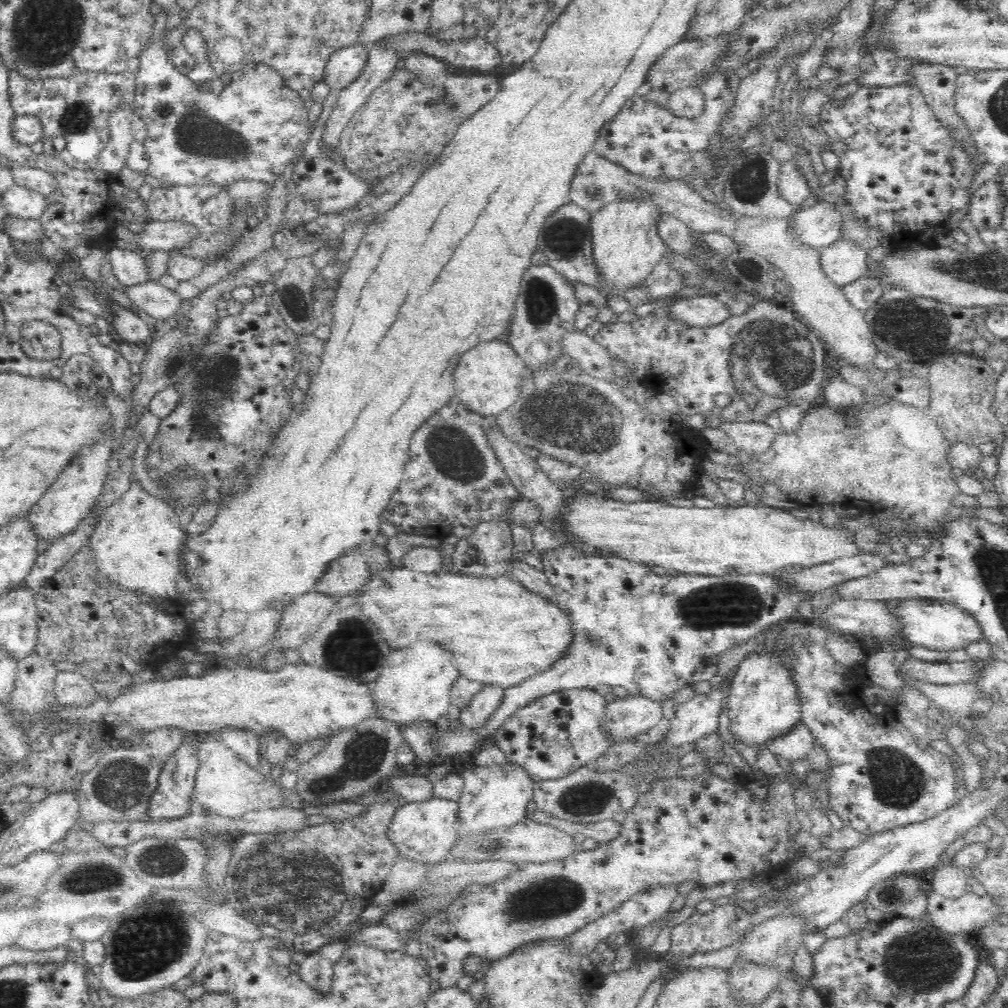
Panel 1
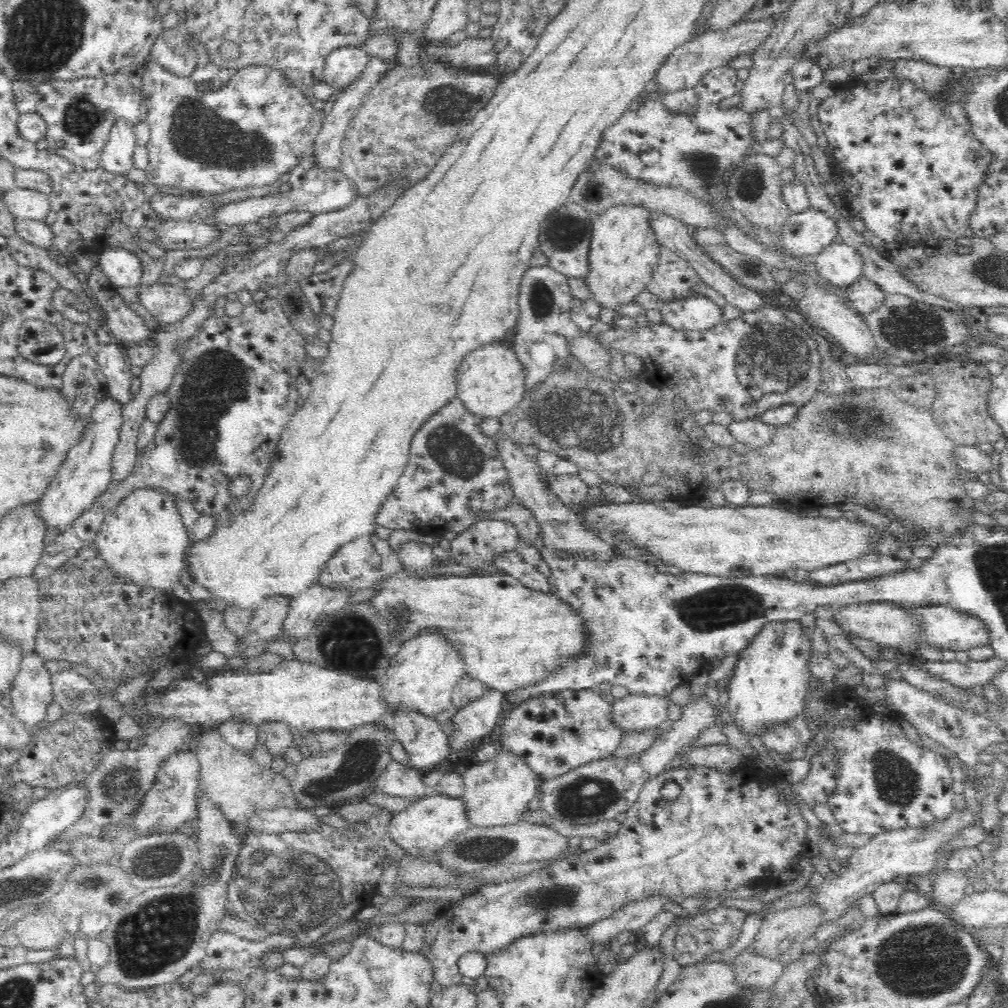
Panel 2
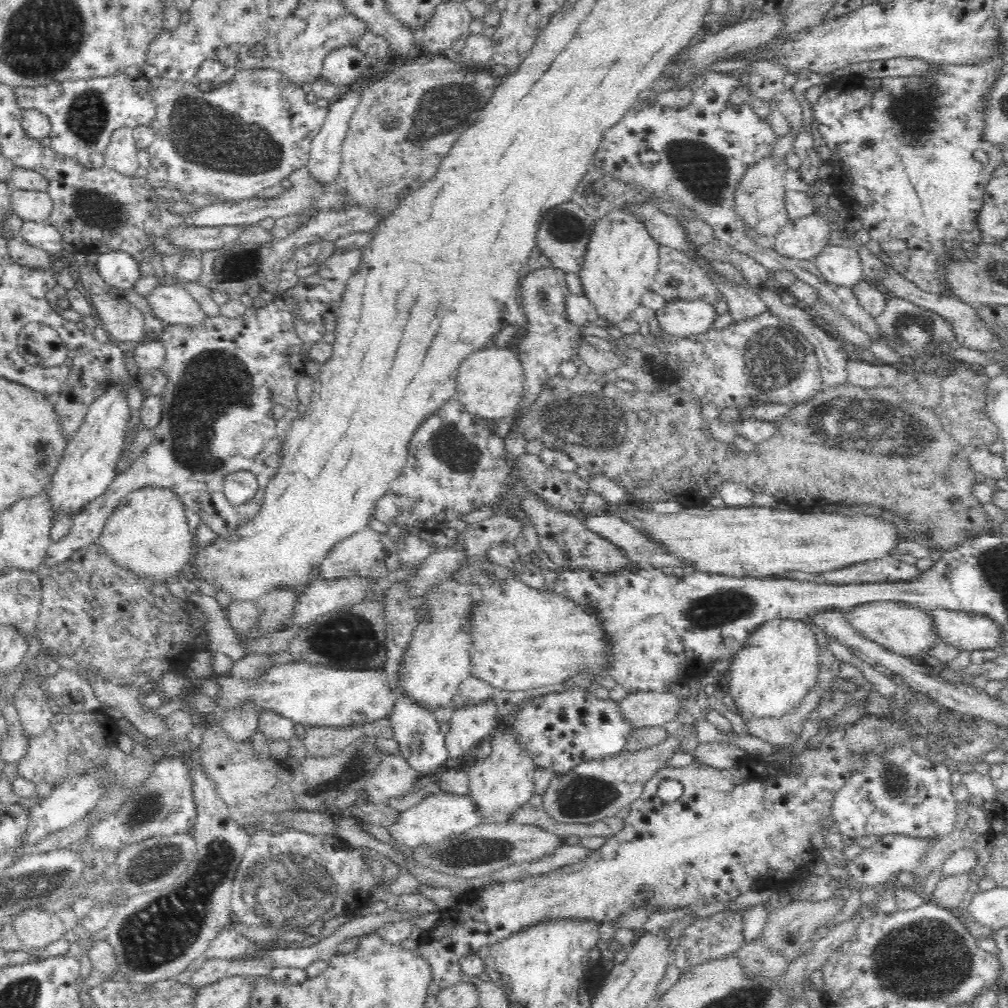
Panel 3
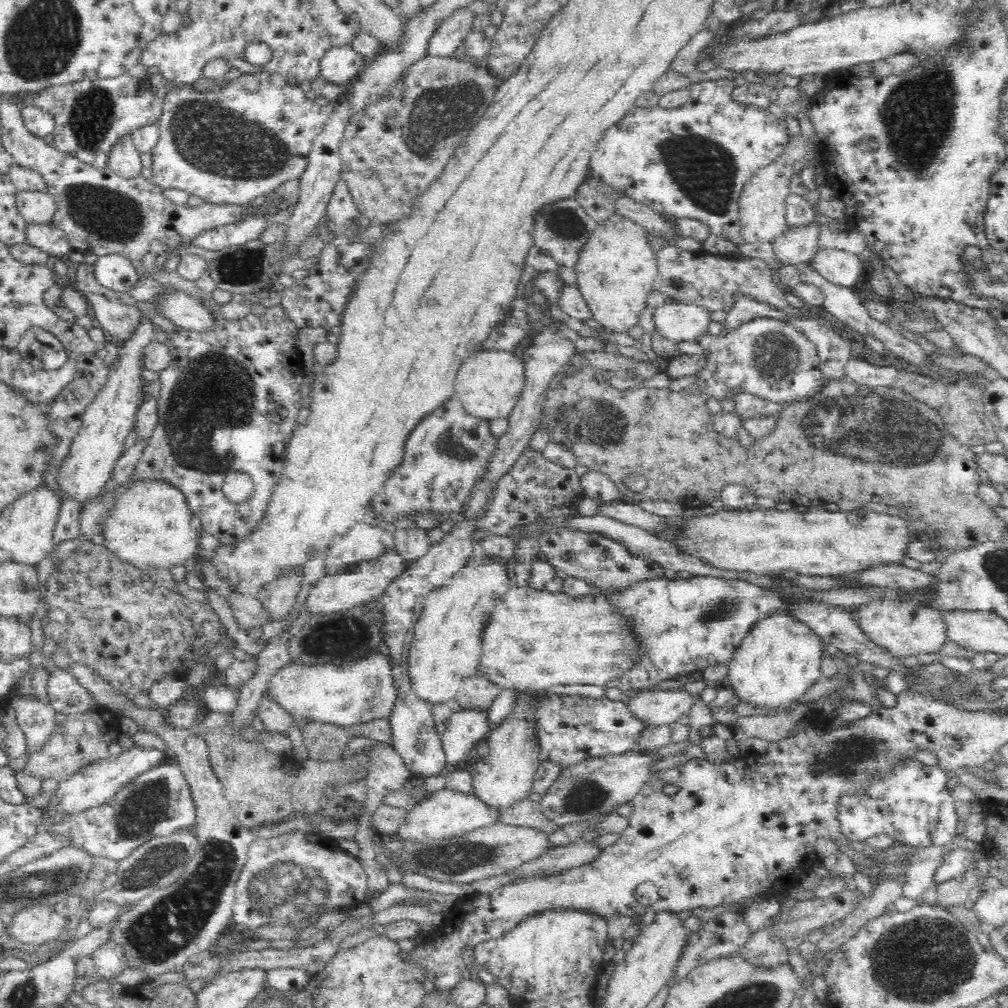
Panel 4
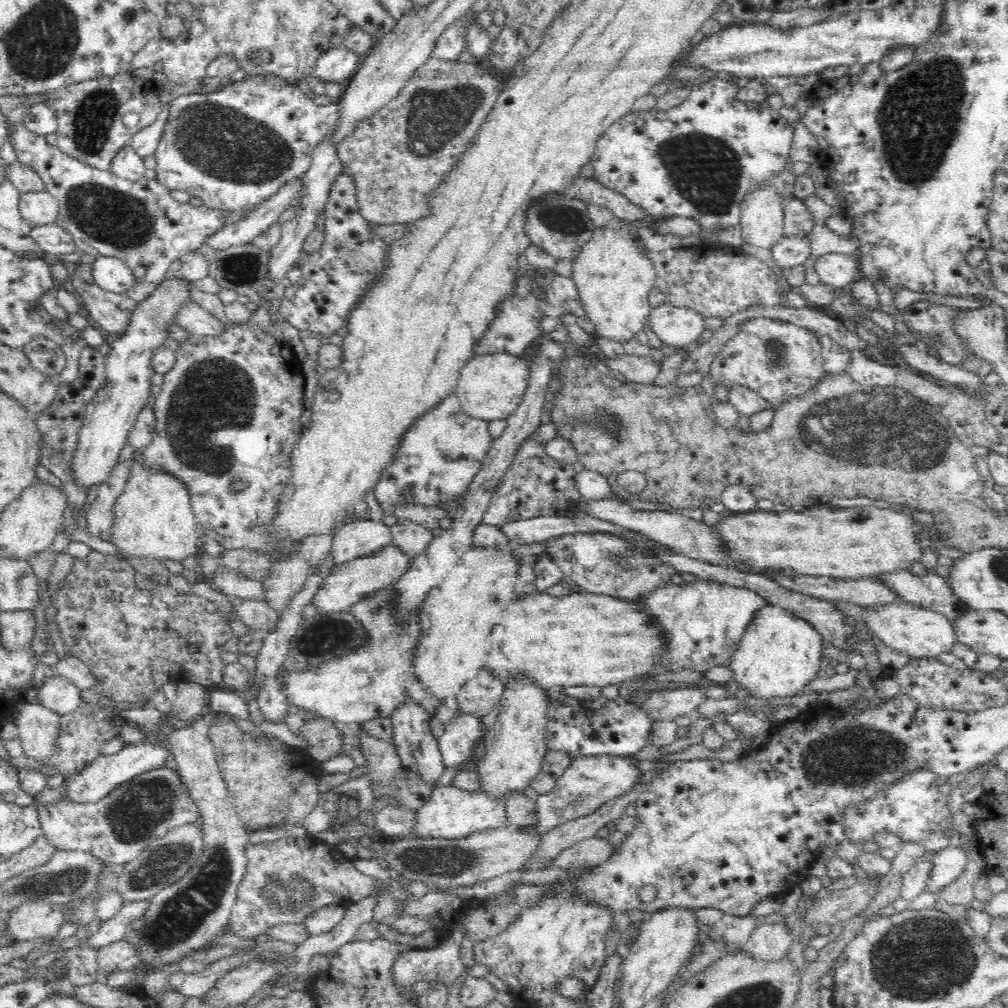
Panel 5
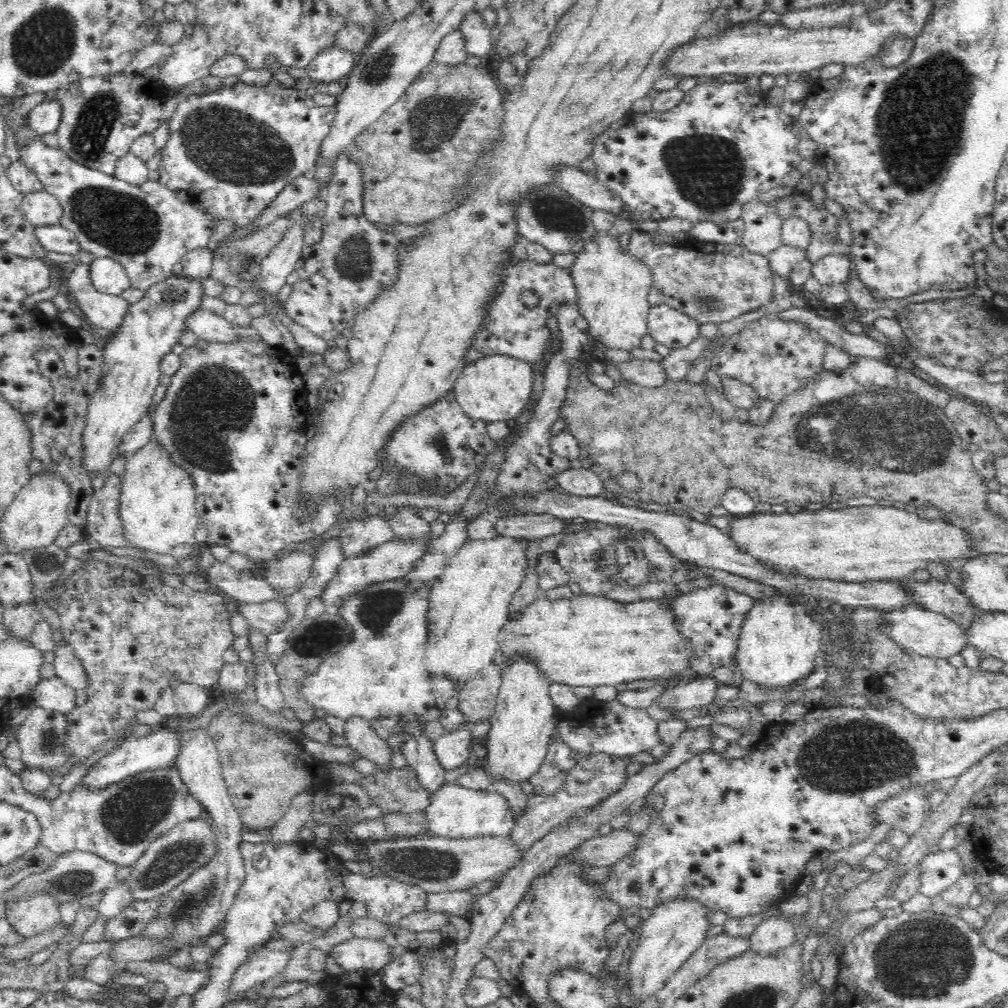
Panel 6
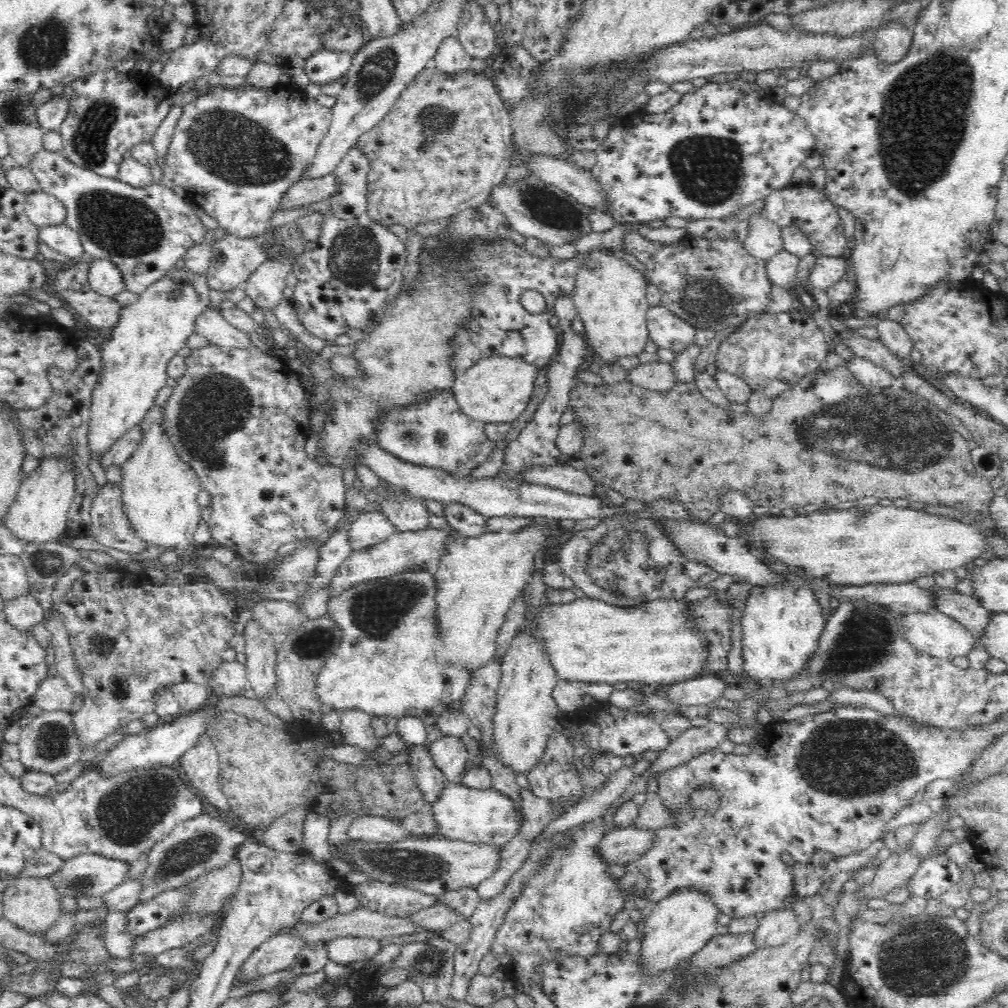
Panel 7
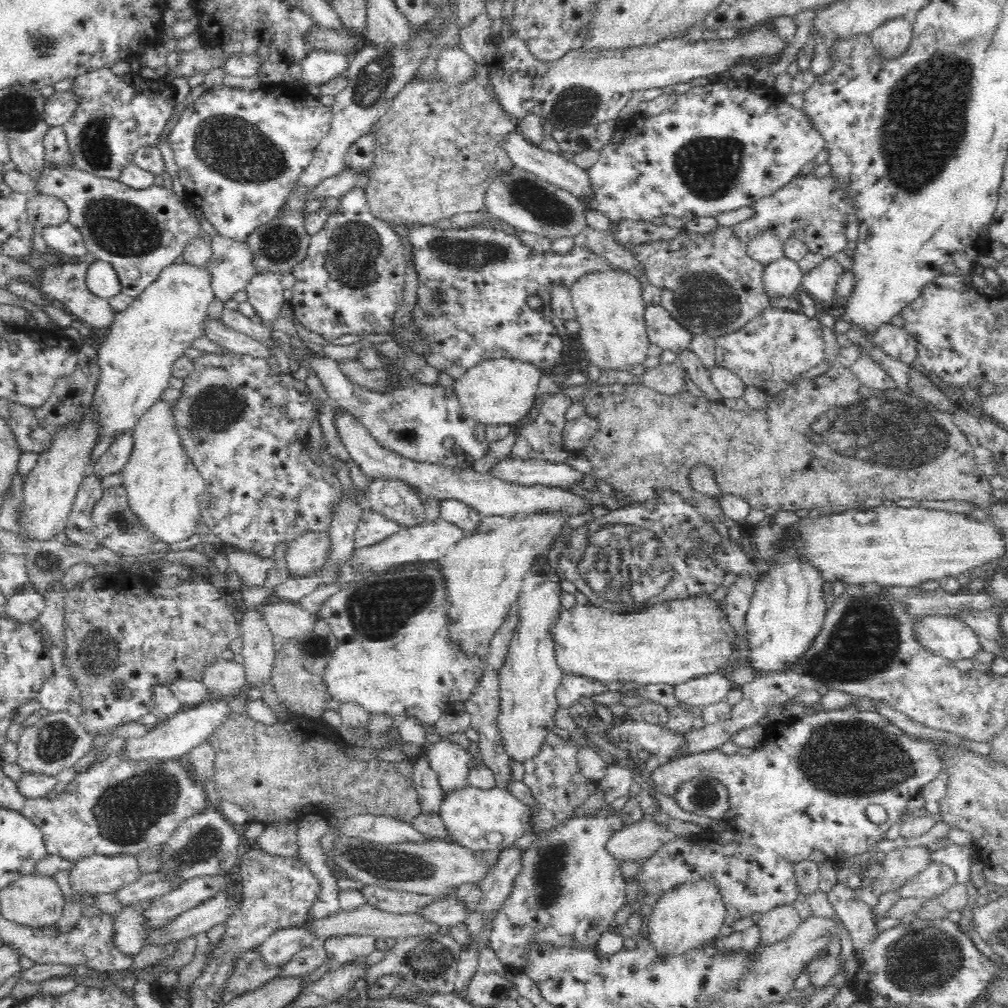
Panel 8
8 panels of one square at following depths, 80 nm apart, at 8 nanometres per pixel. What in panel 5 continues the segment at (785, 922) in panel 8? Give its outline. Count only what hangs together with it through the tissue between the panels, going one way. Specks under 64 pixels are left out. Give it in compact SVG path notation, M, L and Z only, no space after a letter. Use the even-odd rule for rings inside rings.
M762 922L754 929L740 951L748 953L752 958L772 963L787 956L791 943L791 936L785 924Z

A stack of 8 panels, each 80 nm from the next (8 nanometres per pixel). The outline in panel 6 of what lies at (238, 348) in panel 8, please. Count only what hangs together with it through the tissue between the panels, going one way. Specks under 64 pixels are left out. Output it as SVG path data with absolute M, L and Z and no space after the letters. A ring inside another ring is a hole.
M202 306L193 310L186 317L184 324L186 330L194 332L196 336L204 340L226 342L238 336L232 323Z

